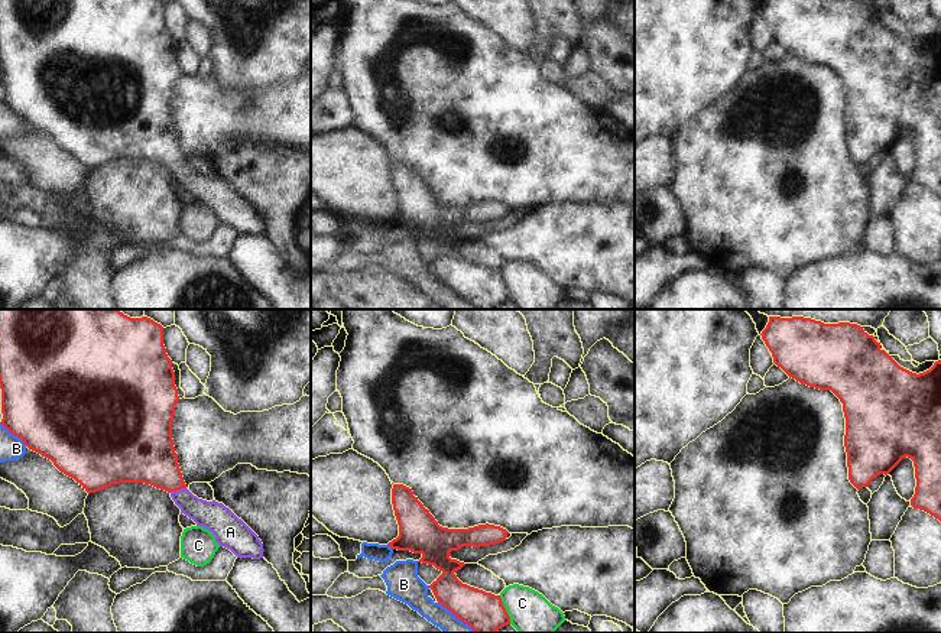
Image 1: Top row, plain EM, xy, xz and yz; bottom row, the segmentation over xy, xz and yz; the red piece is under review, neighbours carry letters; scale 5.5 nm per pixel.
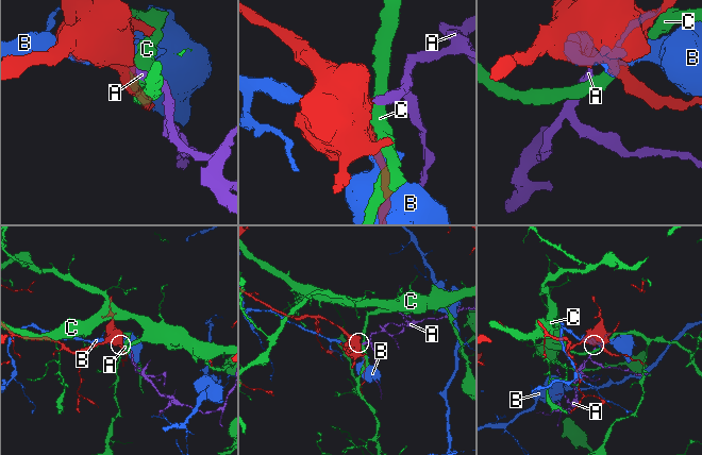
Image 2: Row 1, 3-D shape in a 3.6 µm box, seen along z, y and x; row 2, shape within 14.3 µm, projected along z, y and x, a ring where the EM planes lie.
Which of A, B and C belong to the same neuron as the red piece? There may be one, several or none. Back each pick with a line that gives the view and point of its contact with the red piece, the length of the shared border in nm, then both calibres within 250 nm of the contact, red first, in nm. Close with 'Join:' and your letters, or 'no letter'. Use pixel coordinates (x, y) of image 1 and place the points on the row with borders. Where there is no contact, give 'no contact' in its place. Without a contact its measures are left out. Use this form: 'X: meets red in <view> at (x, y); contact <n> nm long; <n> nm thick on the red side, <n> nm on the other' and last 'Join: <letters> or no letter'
A: meets red in xy at (177, 489); contact 100 nm long; 300 nm thick on the red side, 160 nm on the other
Join: A

